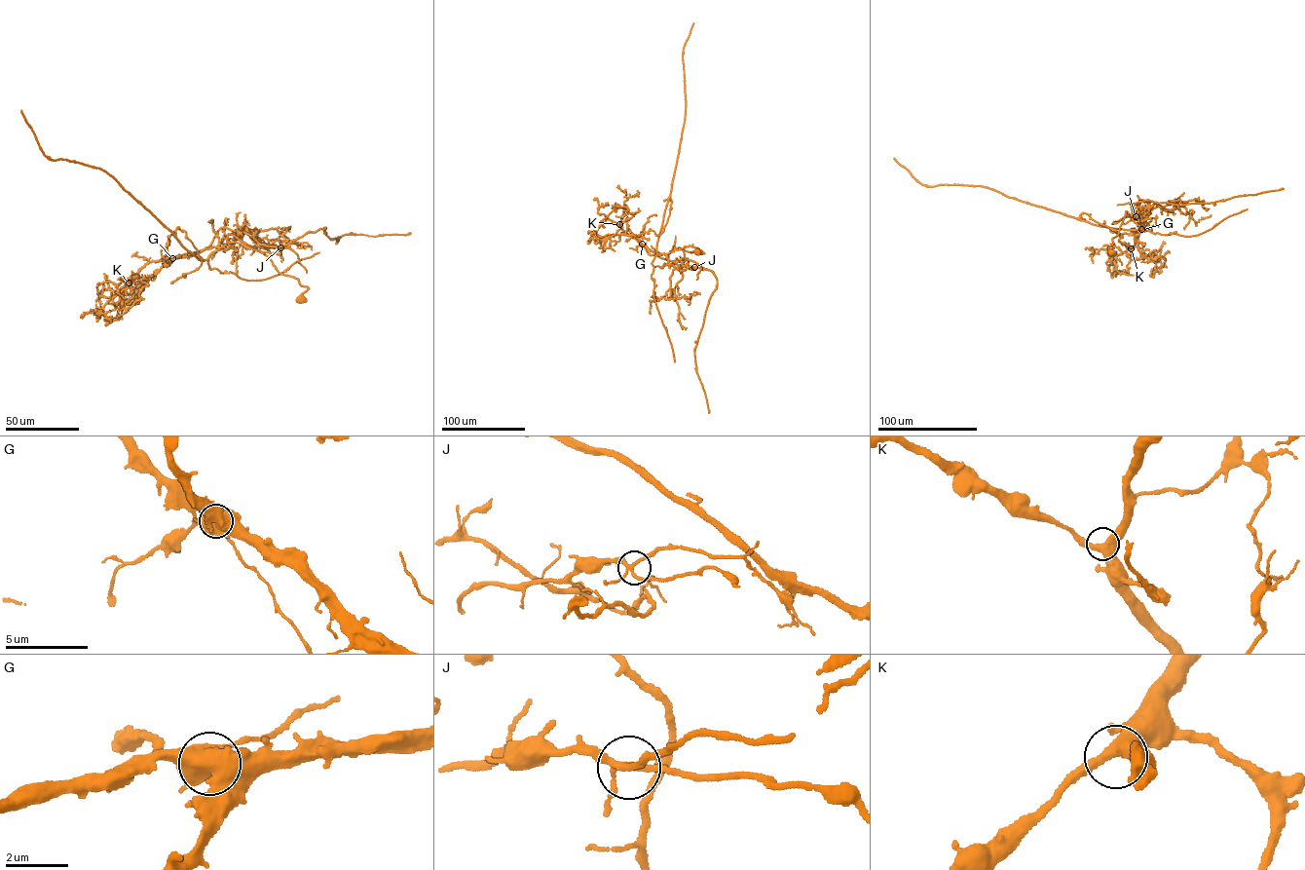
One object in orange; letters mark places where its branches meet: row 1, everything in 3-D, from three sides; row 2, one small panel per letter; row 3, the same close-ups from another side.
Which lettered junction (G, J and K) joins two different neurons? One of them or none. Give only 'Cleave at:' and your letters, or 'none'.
Cleave at: G

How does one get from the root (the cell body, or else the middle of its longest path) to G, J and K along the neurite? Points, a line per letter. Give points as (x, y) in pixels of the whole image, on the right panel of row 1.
G: (1111, 253), (1108, 248), (1113, 243), (1112, 239), (1118, 234), (1125, 211), (1144, 222), (1141, 229)
J: (1111, 253), (1108, 248), (1125, 211), (1142, 220), (1150, 207), (1148, 212), (1136, 216)
K: (1111, 253), (1108, 248), (1113, 243), (1112, 239), (1118, 234), (1125, 211), (1144, 222), (1131, 248)

